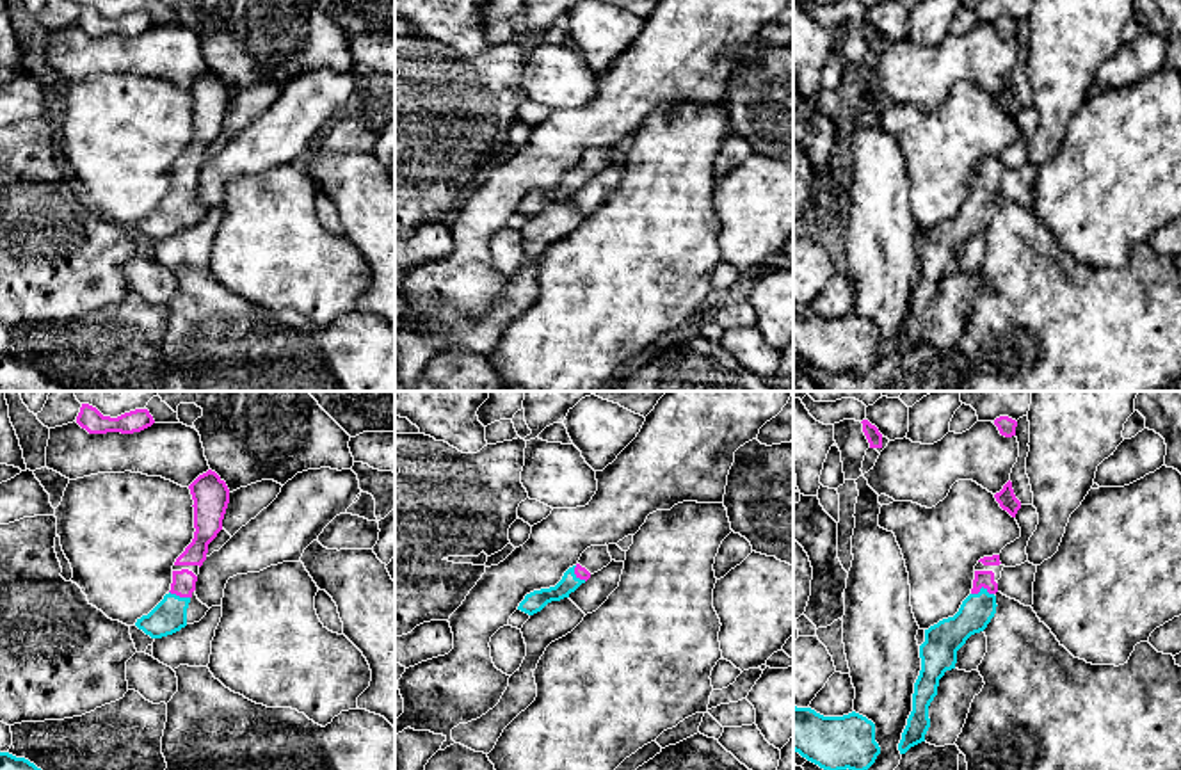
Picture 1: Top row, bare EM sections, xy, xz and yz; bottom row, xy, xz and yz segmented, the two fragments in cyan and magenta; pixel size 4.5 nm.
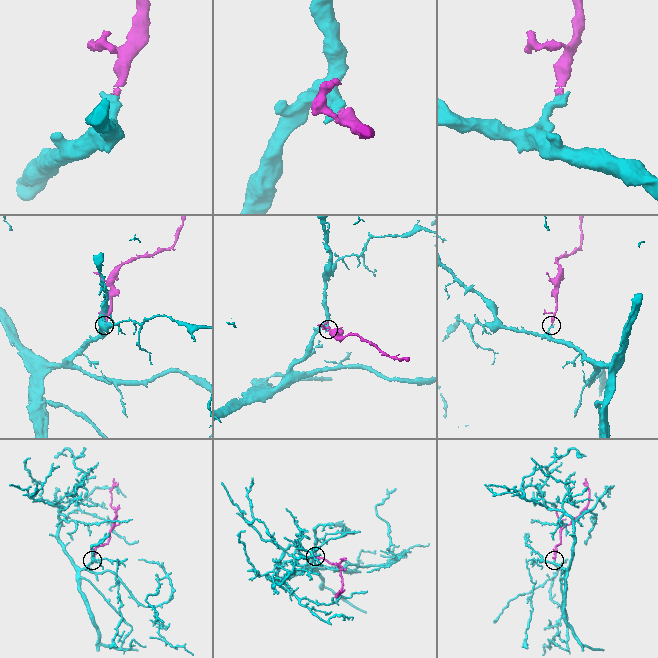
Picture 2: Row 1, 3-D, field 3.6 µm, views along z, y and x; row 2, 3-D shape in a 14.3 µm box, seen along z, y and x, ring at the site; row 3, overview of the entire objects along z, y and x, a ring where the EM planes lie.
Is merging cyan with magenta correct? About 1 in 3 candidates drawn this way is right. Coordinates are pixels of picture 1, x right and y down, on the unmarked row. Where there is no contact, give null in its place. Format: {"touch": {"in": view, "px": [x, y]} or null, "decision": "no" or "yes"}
{"touch": {"in": "yz", "px": [982, 189]}, "decision": "yes"}

